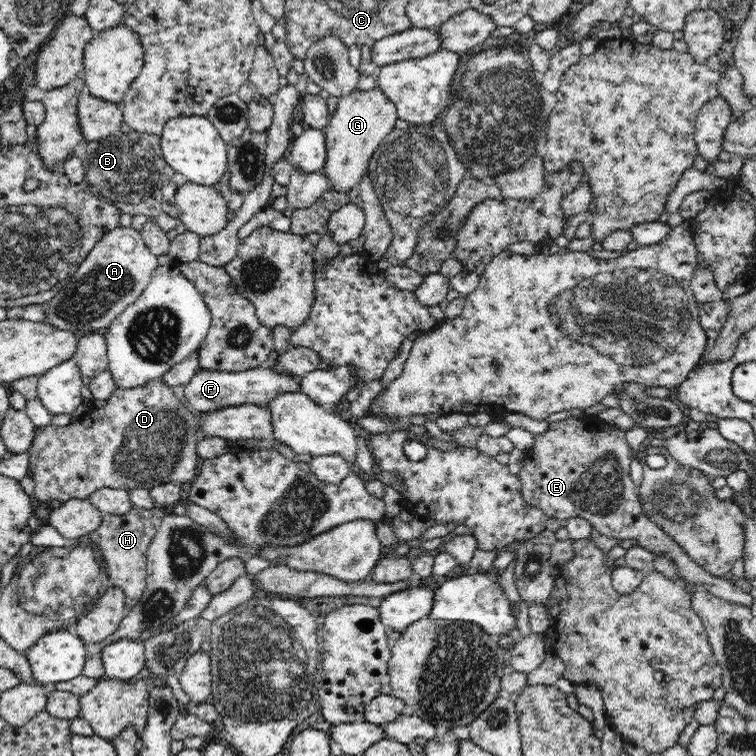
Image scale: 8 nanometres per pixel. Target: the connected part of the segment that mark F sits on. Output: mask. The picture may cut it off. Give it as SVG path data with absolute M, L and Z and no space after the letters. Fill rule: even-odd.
M265 365L250 370L199 369L185 382L183 388L187 402L202 414L242 405L267 406L280 393L299 391L299 384L292 381L290 374L278 374L272 367Z

